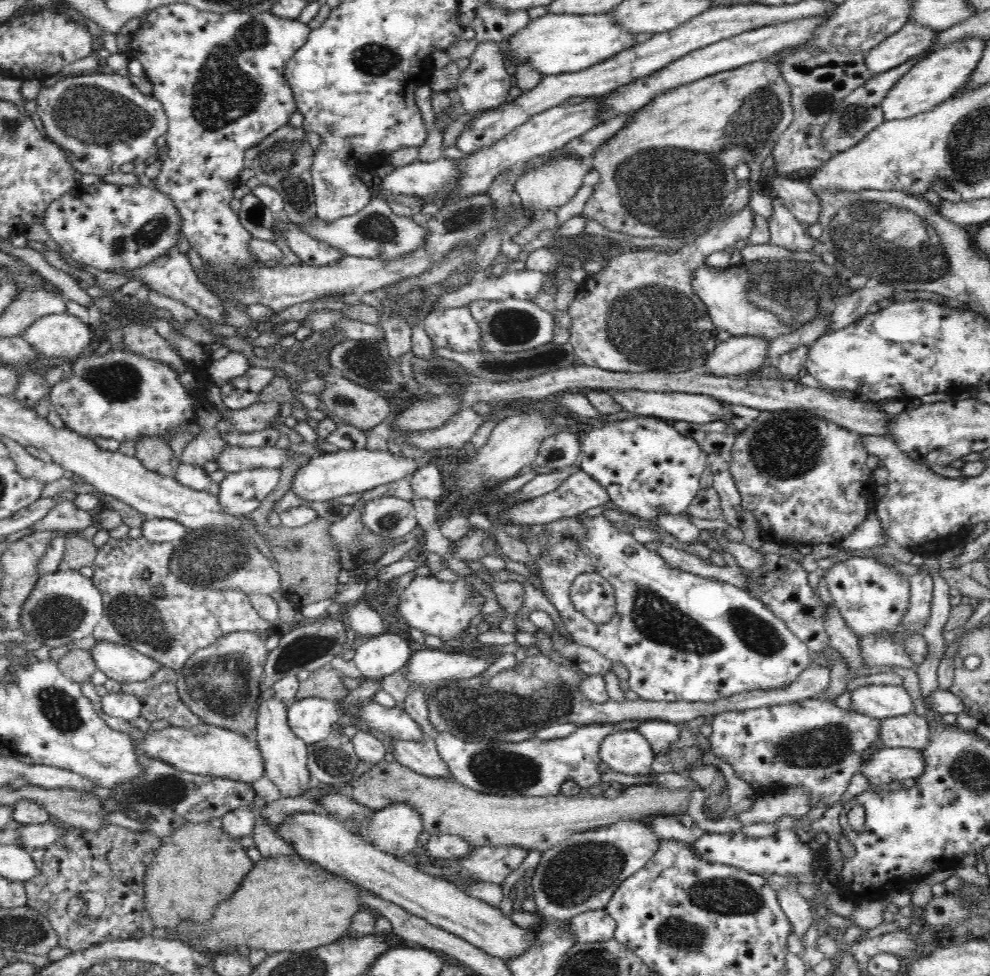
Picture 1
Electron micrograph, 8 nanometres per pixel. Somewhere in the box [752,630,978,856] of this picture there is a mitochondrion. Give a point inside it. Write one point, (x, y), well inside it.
(825, 746)

